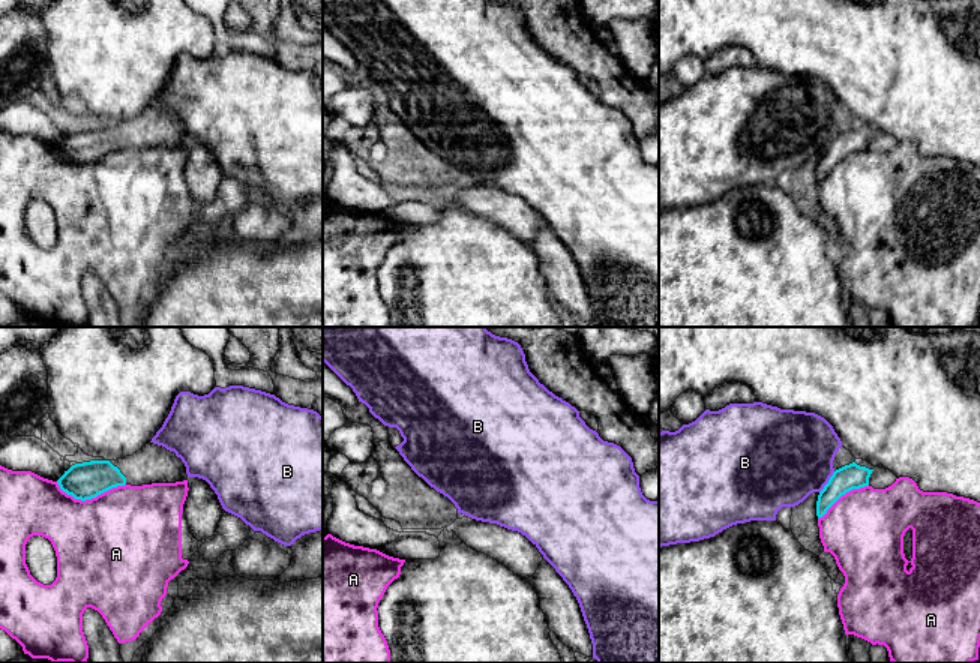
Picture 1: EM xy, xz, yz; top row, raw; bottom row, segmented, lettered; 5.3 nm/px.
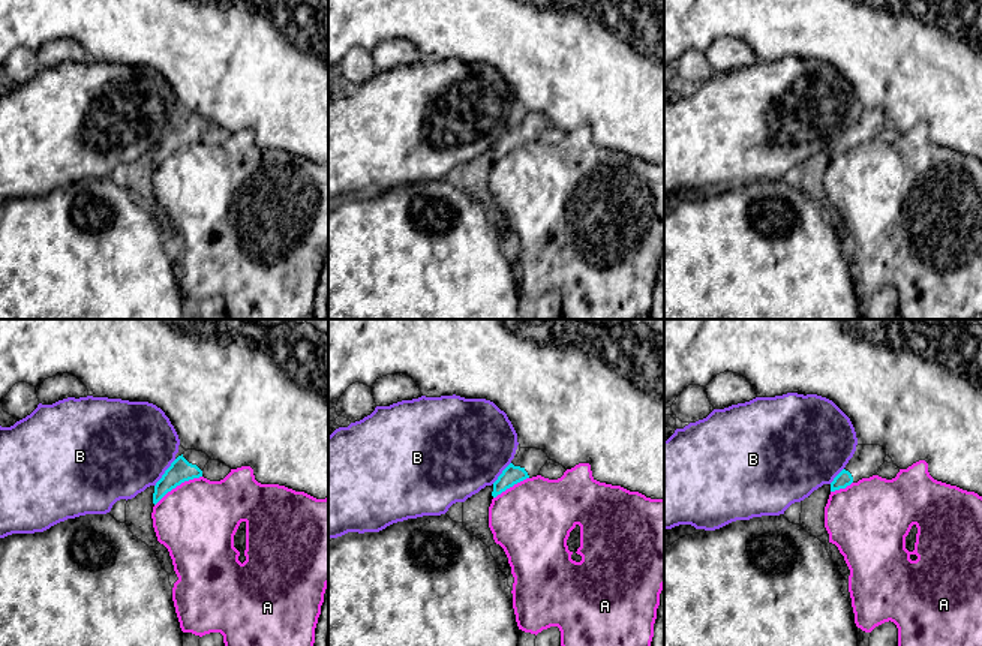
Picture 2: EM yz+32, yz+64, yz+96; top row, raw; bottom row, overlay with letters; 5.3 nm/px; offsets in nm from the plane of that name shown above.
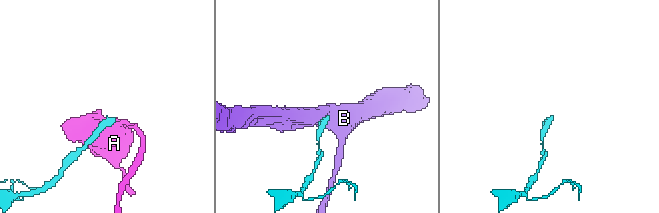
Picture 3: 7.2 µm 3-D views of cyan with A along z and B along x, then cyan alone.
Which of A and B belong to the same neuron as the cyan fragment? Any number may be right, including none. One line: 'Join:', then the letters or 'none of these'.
Join: none of these

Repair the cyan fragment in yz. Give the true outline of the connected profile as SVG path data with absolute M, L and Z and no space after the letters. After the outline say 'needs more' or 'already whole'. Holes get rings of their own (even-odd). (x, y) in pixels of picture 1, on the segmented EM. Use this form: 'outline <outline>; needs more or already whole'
outline M855 459L852 464L836 470L818 495L818 519L822 518L827 510L846 492L869 486L869 477L873 468L875 466L870 462Z; needs more

